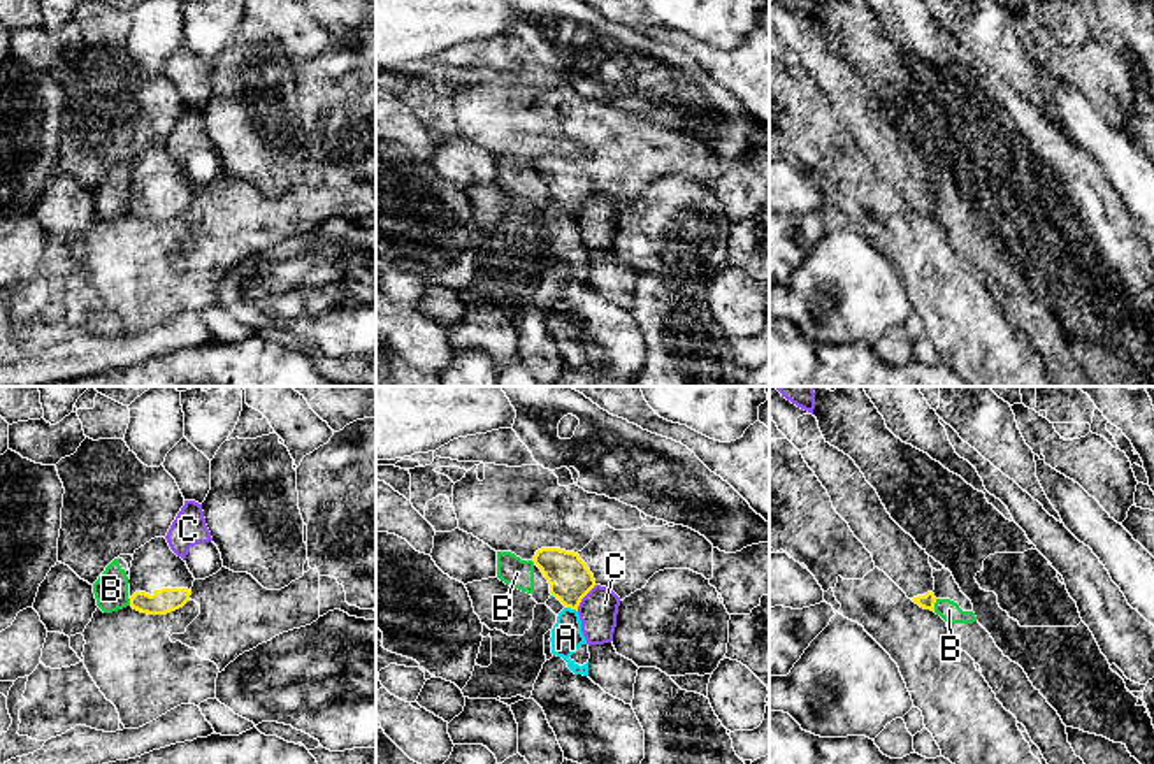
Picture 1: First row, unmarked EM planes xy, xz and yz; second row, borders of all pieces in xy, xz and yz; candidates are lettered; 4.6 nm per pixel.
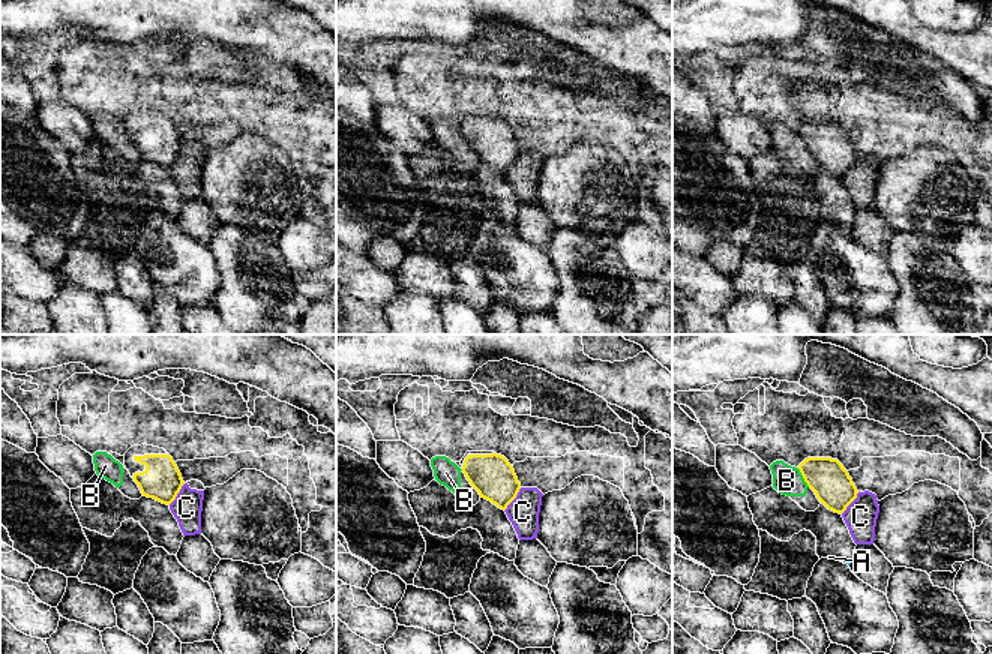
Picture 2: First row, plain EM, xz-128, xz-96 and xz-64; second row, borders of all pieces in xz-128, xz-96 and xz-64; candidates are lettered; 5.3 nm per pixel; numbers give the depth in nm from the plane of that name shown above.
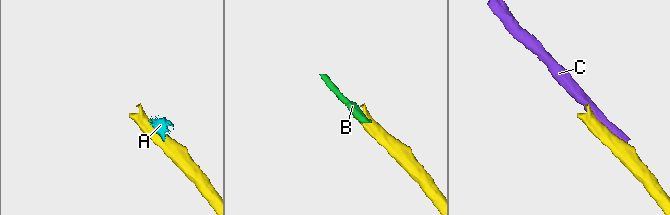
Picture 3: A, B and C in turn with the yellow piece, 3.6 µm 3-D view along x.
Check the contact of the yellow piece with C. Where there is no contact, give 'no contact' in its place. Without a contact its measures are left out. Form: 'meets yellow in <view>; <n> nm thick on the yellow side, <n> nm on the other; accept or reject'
meets yellow in xz; 200 nm thick on the yellow side, 180 nm on the other; reject

